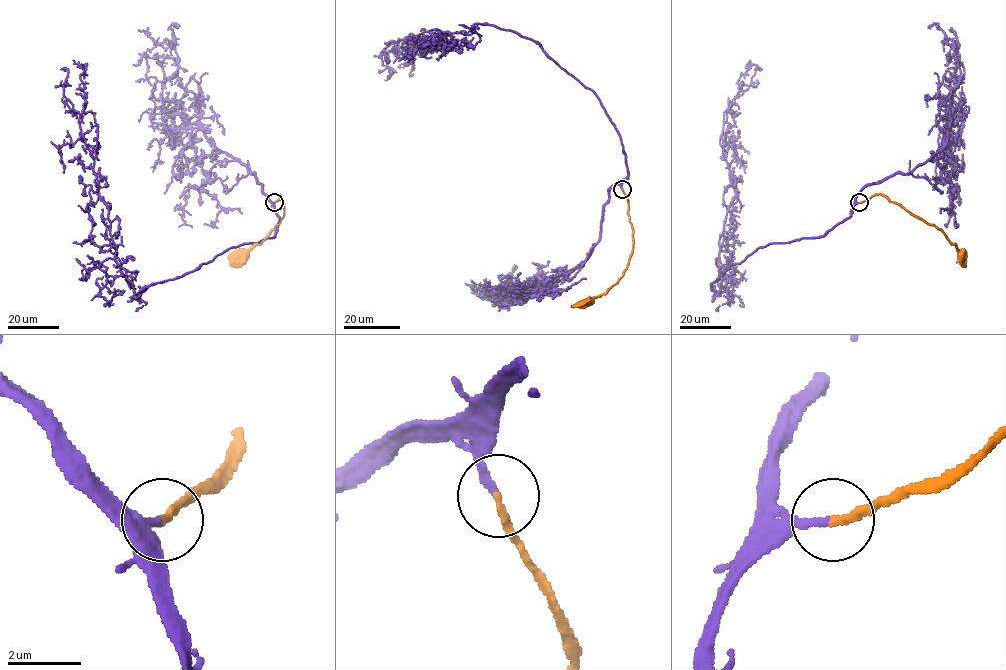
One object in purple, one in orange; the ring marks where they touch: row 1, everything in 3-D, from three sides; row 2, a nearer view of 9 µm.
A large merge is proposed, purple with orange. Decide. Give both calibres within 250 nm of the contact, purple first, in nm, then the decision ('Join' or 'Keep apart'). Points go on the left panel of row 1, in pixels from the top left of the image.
Thickness 200 nm (purple) against 200 nm. Join

